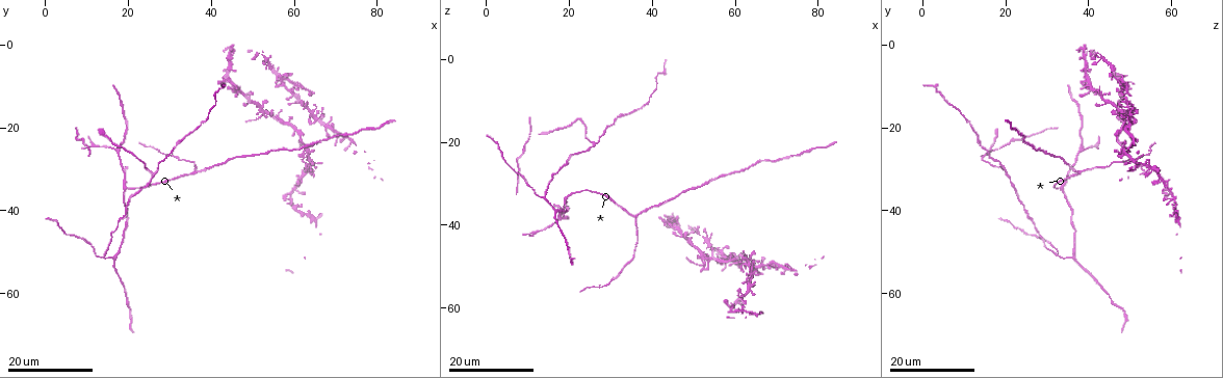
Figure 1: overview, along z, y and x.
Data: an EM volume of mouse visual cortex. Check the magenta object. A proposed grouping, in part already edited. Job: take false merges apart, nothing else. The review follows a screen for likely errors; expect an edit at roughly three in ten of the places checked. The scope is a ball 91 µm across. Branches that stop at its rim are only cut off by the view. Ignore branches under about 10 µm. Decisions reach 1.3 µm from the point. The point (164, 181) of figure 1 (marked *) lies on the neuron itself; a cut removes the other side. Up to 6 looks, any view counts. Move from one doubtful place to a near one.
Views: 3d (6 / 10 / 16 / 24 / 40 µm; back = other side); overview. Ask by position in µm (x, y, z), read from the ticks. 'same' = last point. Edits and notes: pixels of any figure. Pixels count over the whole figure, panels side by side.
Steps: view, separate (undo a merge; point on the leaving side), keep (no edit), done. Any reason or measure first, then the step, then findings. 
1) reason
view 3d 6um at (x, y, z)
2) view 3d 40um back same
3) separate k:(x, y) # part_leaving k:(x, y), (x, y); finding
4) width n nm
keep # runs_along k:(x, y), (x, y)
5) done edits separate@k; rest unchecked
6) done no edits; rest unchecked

branch point
view 3d 24um at (36.0, 30.5, 38.0)

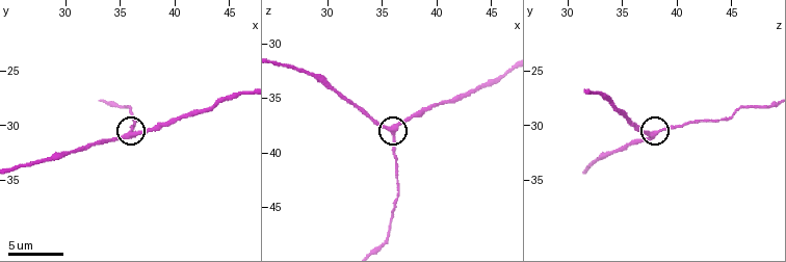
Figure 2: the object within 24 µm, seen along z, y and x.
zoom in
view 3d 6um at (36.0, 30.8, 38.0)

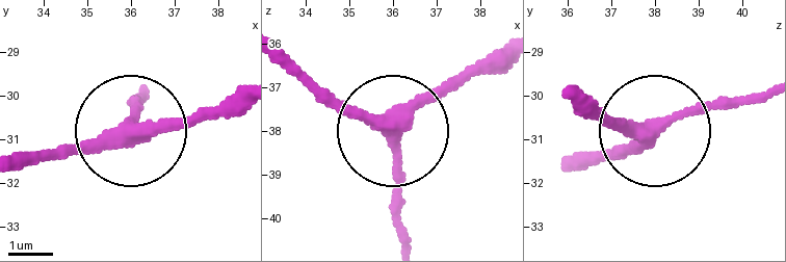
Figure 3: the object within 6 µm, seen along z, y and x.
arms 3
keep # runs_along 3:(570, 160), (610, 157), (723, 105), (763, 105); one neuron here

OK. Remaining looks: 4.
three arms meet
view 3d 16um at (25.5, 31.0, 20.5)

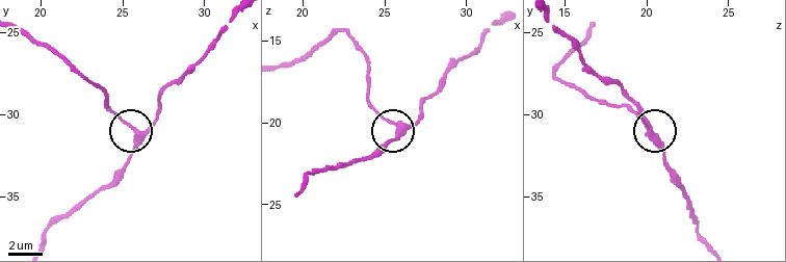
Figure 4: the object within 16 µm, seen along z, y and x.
view 3d 10um at (26.0, 31.3, 20.1)

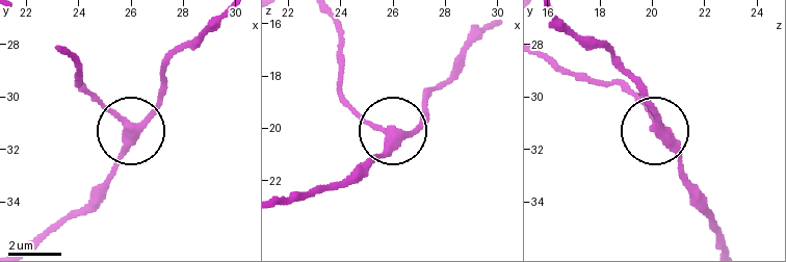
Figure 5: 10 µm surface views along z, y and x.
side_arm 39 um; arms 3
keep # continuous, no second neuron

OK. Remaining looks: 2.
a fork
view 3d 16um at (49.5, 13.0, 44.0)

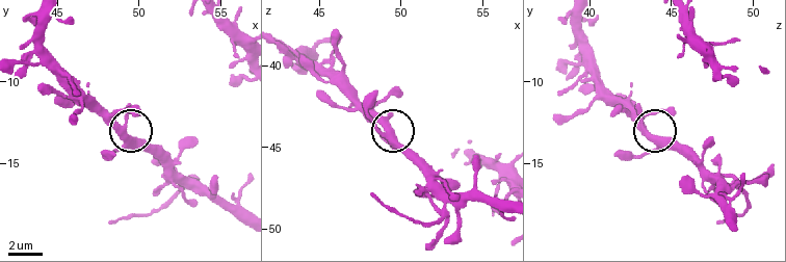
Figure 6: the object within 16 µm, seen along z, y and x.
view 3d 6um at (49.3, 13.4, 44.2)

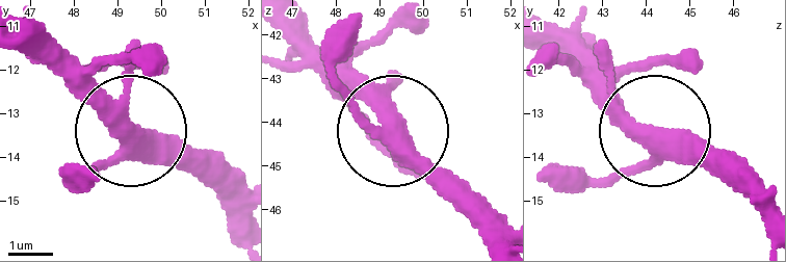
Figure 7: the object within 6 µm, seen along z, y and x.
width 380 nm
keep # continuous, no second neuron

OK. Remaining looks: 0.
done no edits; rest unchecked

